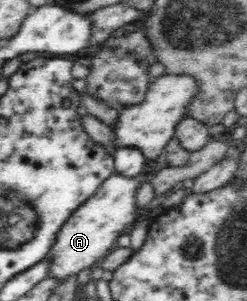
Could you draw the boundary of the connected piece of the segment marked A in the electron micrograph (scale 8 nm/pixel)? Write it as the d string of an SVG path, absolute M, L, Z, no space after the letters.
M113 174L106 178L95 195L90 197L78 210L66 219L61 231L56 235L56 243L50 247L44 260L48 260L48 277L58 281L70 275L77 275L86 267L96 266L111 251L124 227L130 227L139 218L139 210L134 195L142 181L138 177L126 178Z

